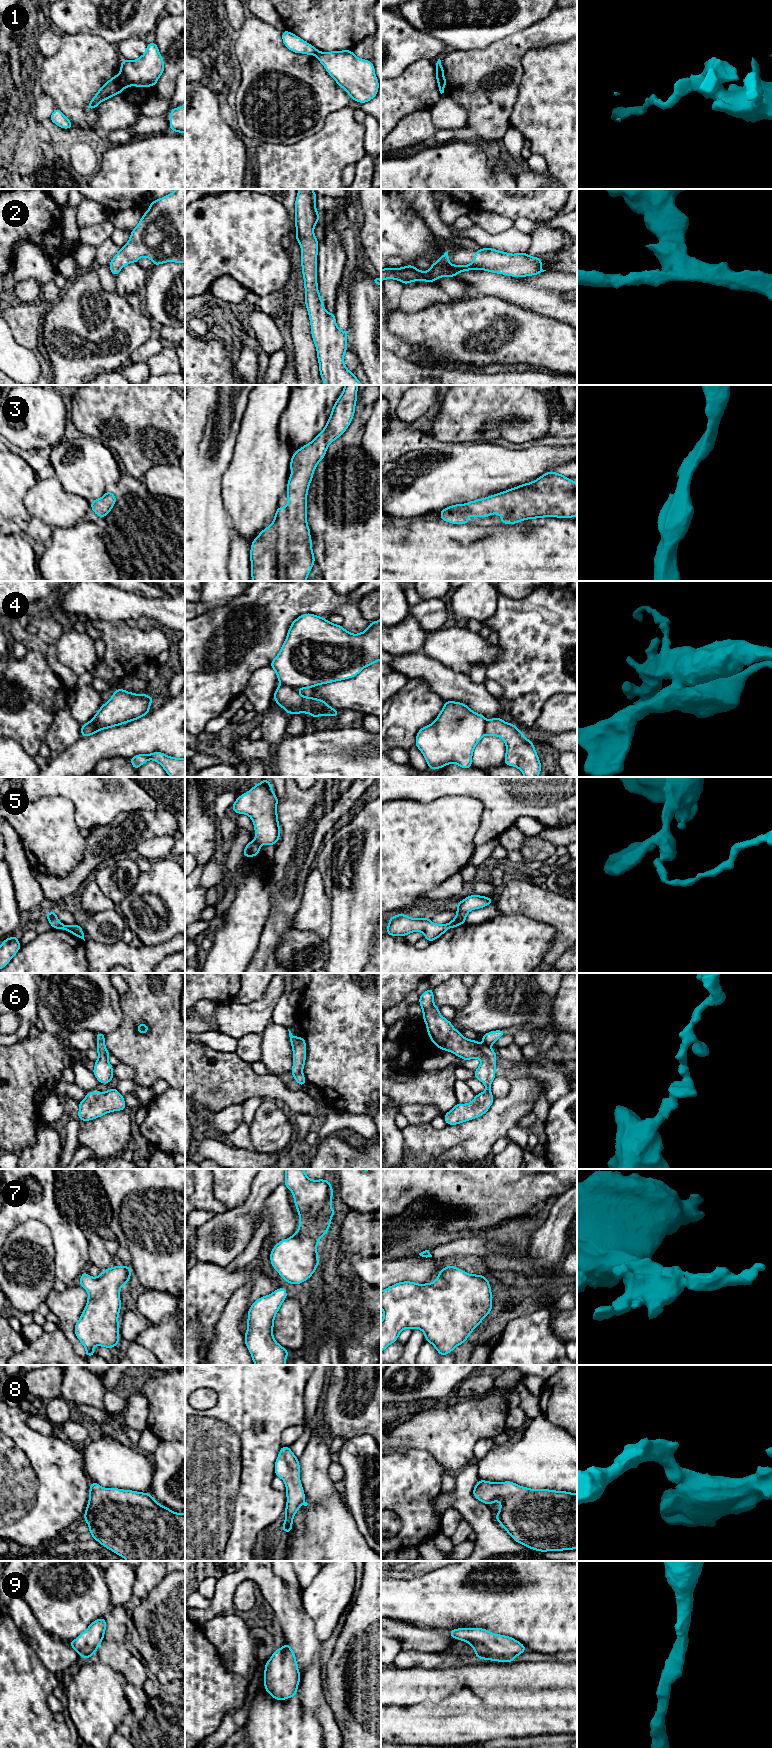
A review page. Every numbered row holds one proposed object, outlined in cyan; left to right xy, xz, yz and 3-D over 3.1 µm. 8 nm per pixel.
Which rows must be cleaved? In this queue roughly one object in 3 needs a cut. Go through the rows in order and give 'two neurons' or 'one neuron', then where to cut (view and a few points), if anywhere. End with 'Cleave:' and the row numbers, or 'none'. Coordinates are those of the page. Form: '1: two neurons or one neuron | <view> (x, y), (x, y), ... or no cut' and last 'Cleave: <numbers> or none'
1: two neurons | yz (436, 68), (440, 75), (441, 83), (444, 86)
2: one neuron | no cut
3: one neuron | no cut
4: two neurons | xz (281, 683), (288, 684), (296, 689)
5: two neurons | xz (253, 840), (259, 846)
6: one neuron | no cut
7: one neuron | no cut
8: one neuron | no cut
9: one neuron | no cut
Cleave: 1, 4, 5

